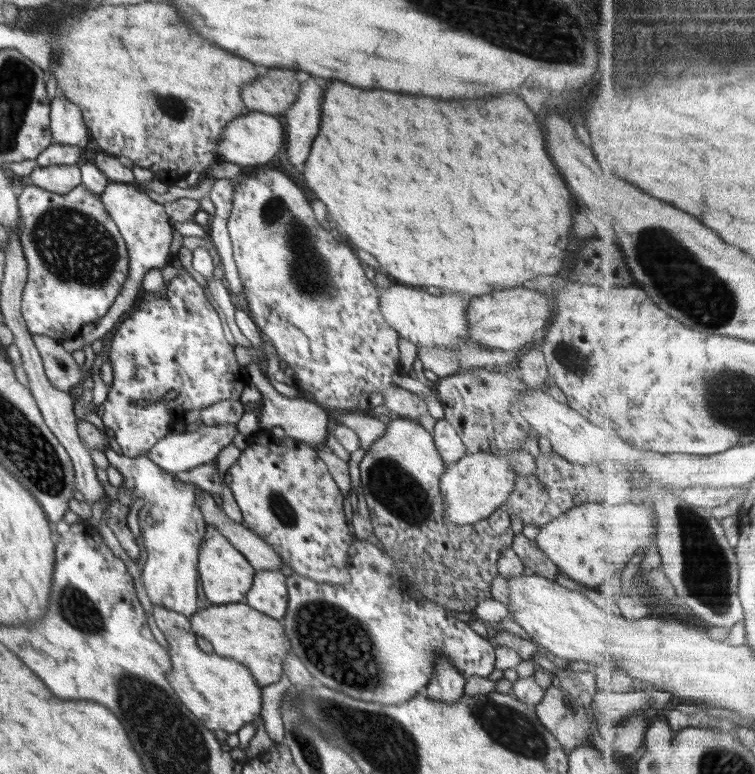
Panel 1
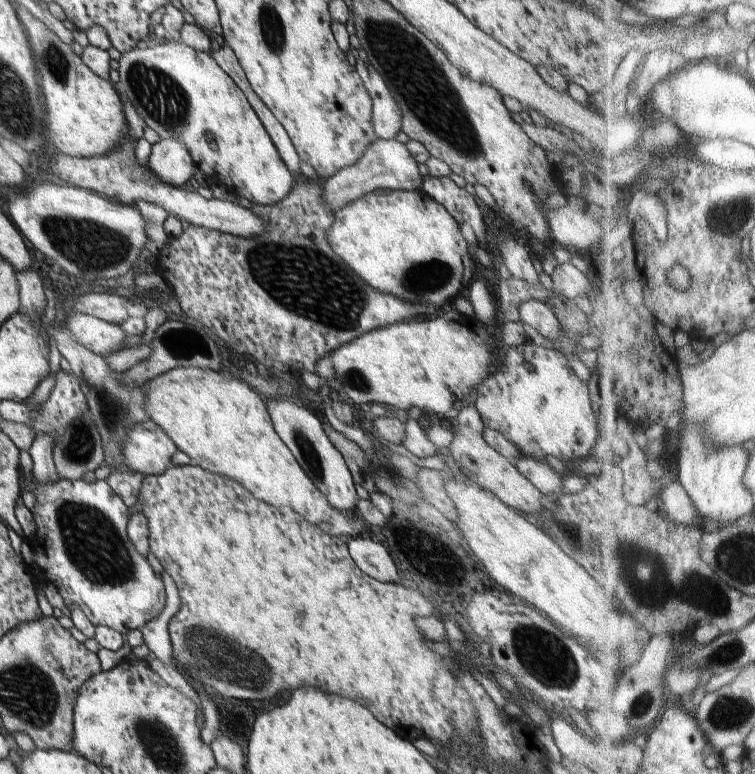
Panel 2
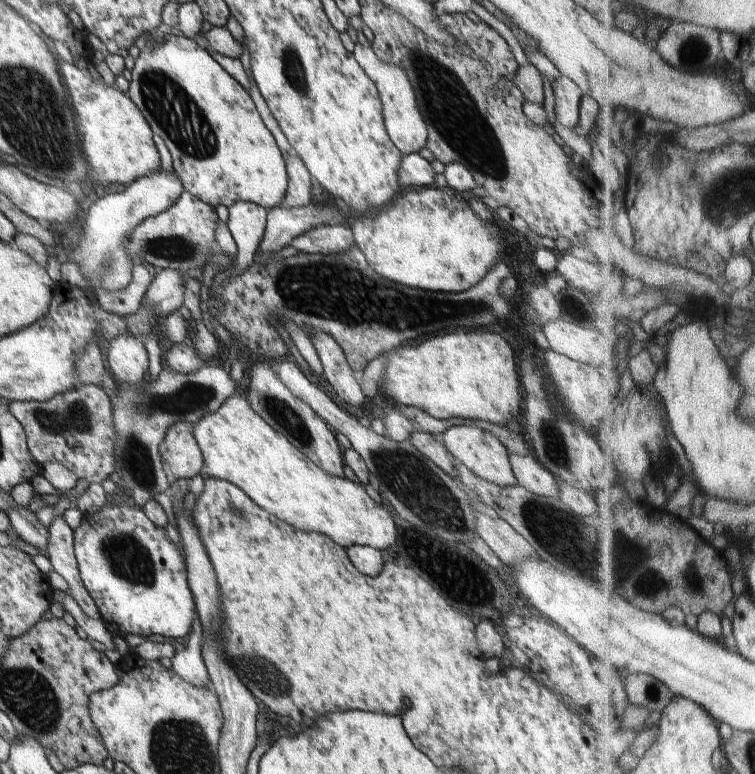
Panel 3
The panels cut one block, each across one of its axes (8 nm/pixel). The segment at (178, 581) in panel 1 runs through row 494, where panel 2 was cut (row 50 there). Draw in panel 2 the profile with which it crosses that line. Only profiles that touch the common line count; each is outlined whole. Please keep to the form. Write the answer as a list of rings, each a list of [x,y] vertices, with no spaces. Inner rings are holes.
[[[167,38],[164,42],[158,42],[156,44],[150,43],[146,49],[138,49],[136,47],[129,50],[122,55],[119,64],[118,72],[120,72],[121,81],[119,81],[116,86],[118,86],[125,100],[133,106],[135,111],[138,111],[137,116],[141,118],[148,128],[156,130],[156,134],[158,134],[161,140],[165,135],[167,135],[168,138],[170,138],[170,134],[176,136],[188,149],[197,170],[201,170],[206,176],[217,174],[220,182],[227,185],[229,189],[233,188],[238,196],[242,196],[242,198],[246,198],[246,200],[250,200],[256,205],[273,205],[289,195],[294,184],[294,178],[292,178],[288,167],[284,164],[282,158],[280,158],[278,149],[274,146],[268,131],[264,128],[262,121],[258,118],[256,111],[252,108],[252,105],[248,102],[248,99],[244,96],[240,87],[226,74],[225,70],[222,70],[220,66],[218,66],[218,63],[213,60],[210,54],[194,50],[180,39],[174,40]]]

